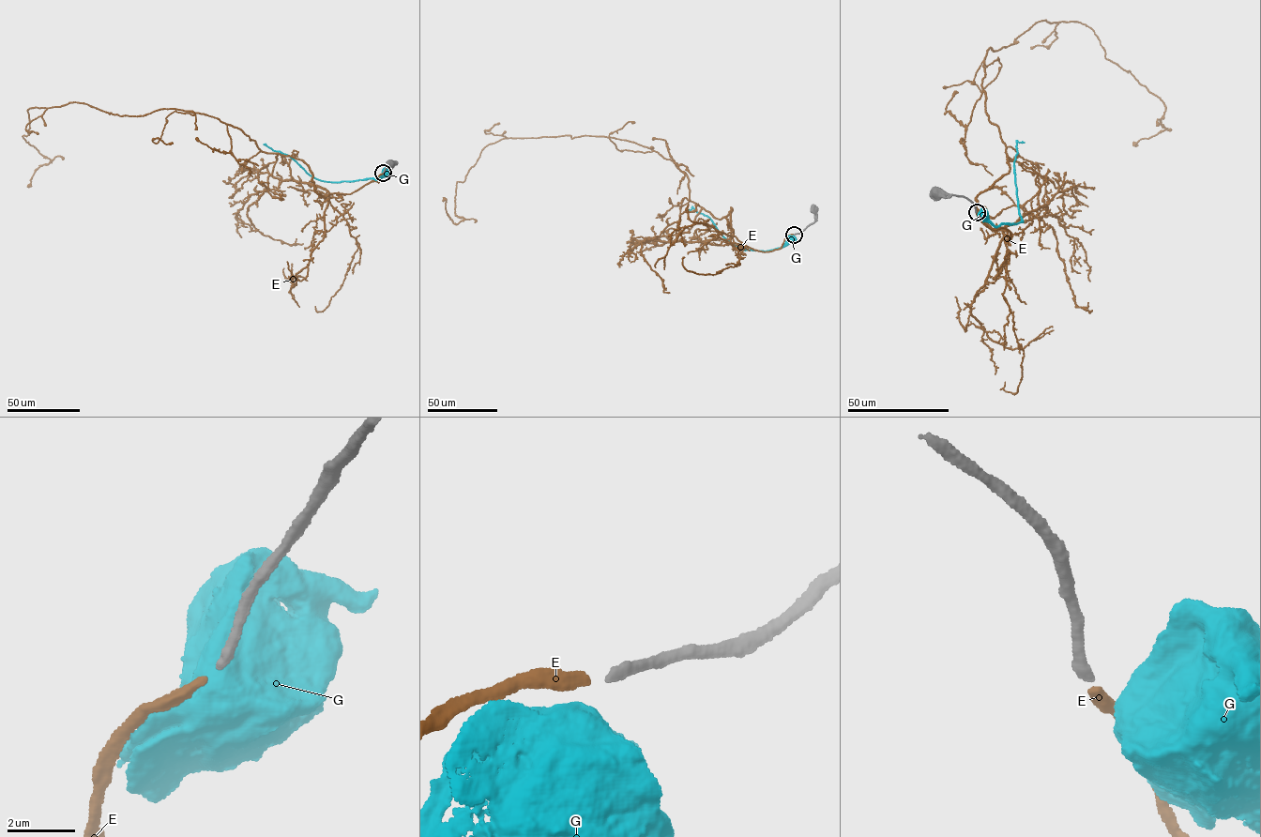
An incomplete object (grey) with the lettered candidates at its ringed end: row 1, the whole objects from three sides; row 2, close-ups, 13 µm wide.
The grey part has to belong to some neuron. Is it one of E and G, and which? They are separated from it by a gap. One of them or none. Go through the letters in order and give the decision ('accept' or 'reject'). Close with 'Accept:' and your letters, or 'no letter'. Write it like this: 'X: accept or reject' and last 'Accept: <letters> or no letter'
E: accept
G: reject
Accept: E

